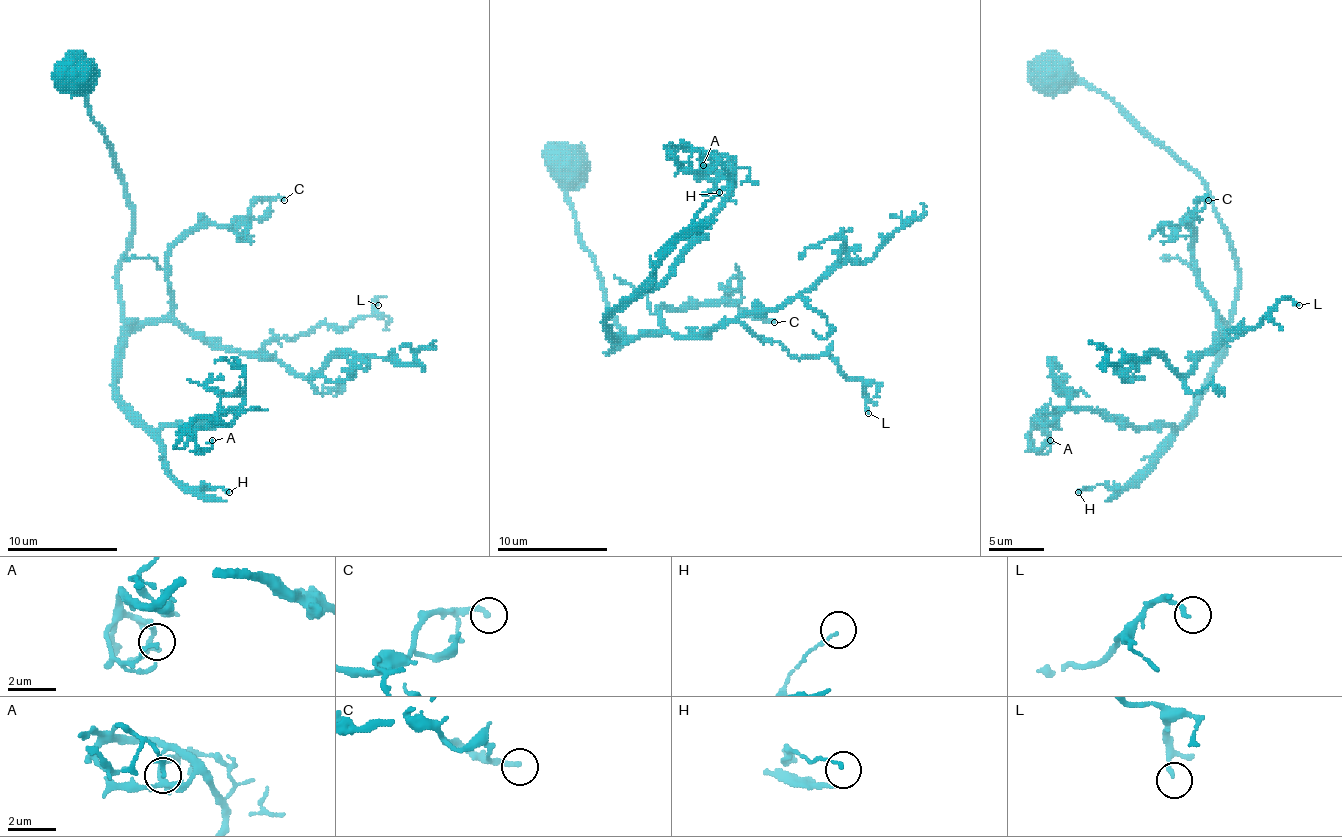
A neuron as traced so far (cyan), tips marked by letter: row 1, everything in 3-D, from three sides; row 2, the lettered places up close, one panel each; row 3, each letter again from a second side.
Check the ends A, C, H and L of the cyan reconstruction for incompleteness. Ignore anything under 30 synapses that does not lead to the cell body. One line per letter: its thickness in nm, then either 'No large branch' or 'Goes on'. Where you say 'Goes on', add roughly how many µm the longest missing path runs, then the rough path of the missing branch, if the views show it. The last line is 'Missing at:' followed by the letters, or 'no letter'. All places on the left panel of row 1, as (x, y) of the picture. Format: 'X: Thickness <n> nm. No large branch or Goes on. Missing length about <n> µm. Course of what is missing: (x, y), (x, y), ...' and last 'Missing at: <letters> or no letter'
A: Thickness 190 nm. No large branch
C: Thickness 220 nm. No large branch
H: Thickness 120 nm. No large branch
L: Thickness 160 nm. No large branch
Missing at: no letter

